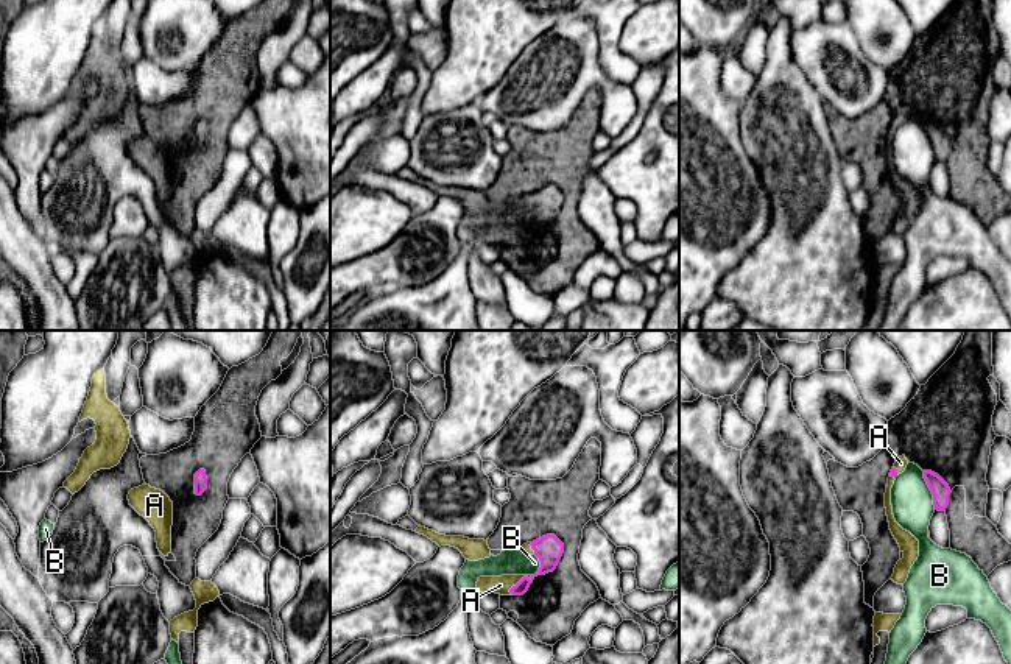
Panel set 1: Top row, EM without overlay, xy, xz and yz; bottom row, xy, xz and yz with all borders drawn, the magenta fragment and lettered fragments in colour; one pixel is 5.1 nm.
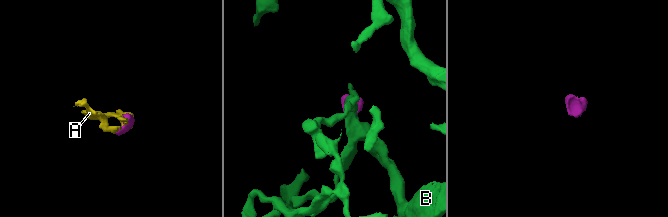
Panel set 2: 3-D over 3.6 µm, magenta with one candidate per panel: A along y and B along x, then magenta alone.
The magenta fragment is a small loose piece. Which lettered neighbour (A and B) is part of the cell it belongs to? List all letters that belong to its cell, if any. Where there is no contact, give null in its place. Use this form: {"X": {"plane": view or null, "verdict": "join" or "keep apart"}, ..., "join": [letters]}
{"A": {"plane": "xz", "verdict": "join"}, "B": {"plane": "yz", "verdict": "keep apart"}, "join": ["A"]}

